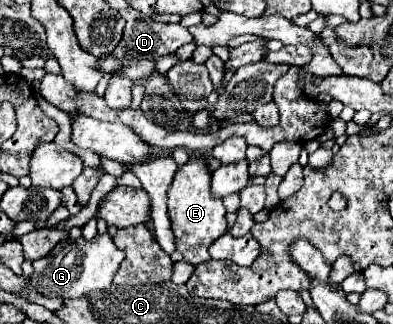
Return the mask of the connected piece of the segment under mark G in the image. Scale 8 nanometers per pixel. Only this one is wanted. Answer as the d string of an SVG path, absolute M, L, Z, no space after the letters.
M108 233L96 235L92 241L66 239L60 241L50 255L40 261L34 261L34 275L30 277L32 287L44 297L62 297L62 299L78 299L86 297L92 291L102 291L112 283L116 269L120 267L124 253L114 245Z

